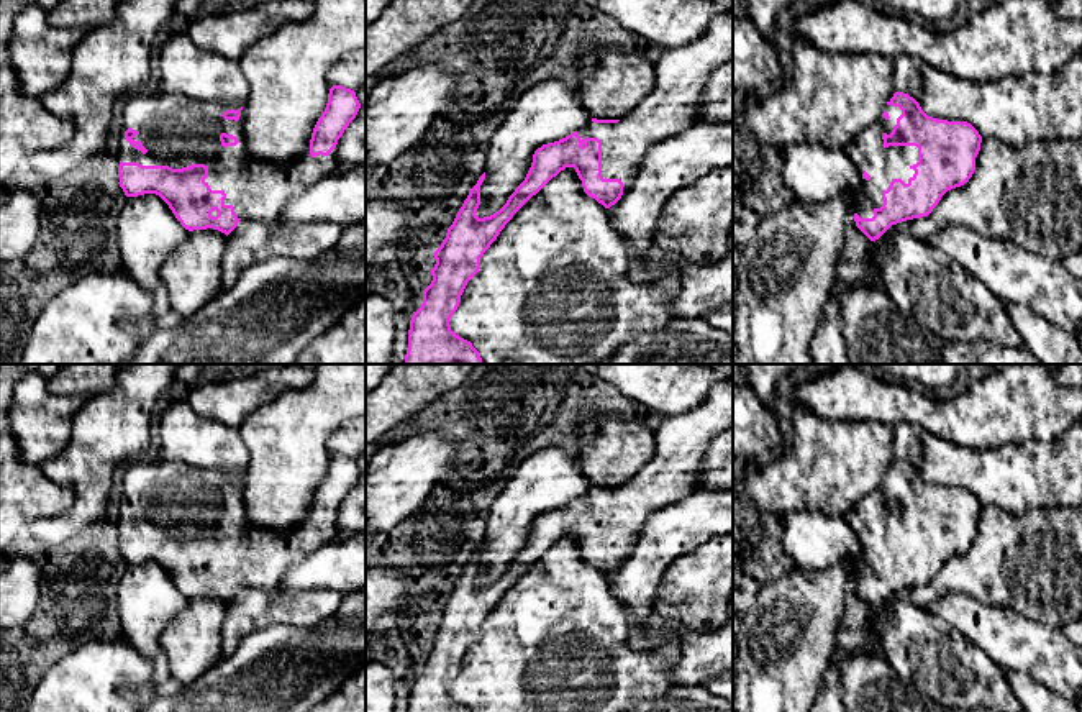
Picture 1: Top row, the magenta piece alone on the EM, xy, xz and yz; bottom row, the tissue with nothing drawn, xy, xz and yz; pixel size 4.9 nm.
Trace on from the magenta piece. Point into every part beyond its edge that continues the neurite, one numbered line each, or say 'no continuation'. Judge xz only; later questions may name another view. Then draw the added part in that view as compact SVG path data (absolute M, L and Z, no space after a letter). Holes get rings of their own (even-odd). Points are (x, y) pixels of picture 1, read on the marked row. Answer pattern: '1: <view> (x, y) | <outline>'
1: xz (682, 73) | M733 10L715 16L707 31L684 48L666 49L654 62L656 84L652 92L633 112L625 113L618 123L593 123L580 128L580 139L602 141L602 177L620 179L623 192L630 189L643 156L659 141L682 133L692 126L700 112L703 90L713 71L733 61Z

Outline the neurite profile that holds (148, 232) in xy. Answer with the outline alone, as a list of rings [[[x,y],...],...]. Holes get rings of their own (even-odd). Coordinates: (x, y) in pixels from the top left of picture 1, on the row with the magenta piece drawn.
[[[156,194],[128,197],[118,212],[120,272],[152,294],[156,318],[170,310],[161,267],[189,233]]]

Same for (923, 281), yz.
[[[897,231],[887,251],[871,244],[869,259],[877,266],[882,289],[907,313],[943,341],[975,341],[1021,348],[1023,341],[1008,318],[1005,300],[966,272],[951,256],[905,231]]]

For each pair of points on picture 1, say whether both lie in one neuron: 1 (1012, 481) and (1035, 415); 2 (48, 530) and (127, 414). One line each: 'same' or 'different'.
1: different
2: same

